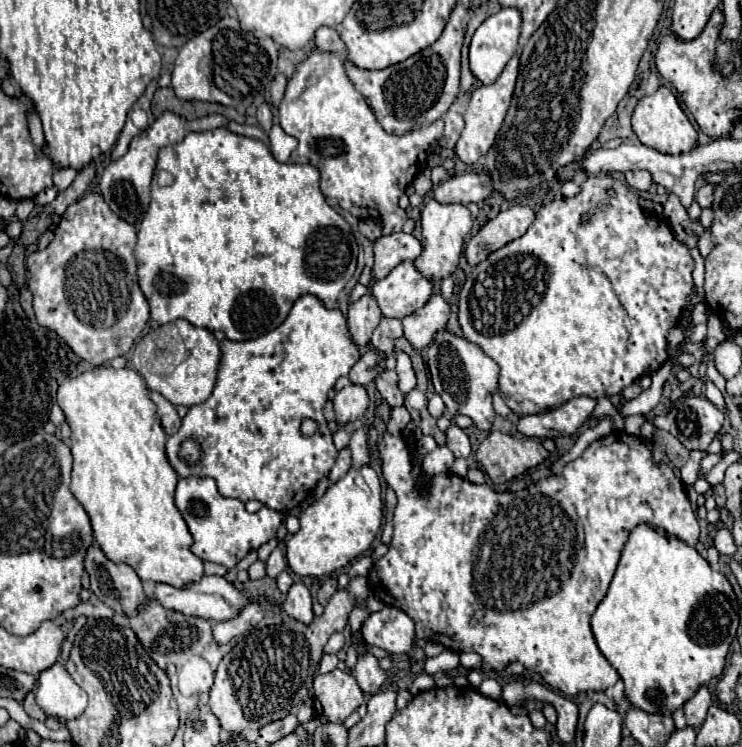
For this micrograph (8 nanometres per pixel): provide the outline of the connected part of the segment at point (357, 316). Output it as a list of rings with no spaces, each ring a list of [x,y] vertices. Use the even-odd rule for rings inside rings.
[[[371,293],[363,295],[357,303],[349,305],[349,313],[347,313],[347,327],[351,331],[351,337],[355,341],[355,345],[365,347],[371,339],[373,329],[379,325],[381,321],[381,309],[377,307],[377,301],[373,299]]]

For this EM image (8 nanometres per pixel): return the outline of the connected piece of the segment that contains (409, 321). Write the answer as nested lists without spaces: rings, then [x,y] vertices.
[[[433,293],[433,297],[419,311],[403,319],[405,339],[413,345],[413,349],[417,351],[425,349],[431,343],[433,335],[447,327],[449,313],[450,307],[447,301],[439,293]]]

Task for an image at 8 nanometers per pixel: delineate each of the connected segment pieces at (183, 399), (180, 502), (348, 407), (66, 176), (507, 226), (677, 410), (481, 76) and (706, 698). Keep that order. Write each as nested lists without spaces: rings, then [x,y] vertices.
[[[177,319],[173,323],[159,325],[141,337],[131,361],[151,391],[159,391],[173,405],[193,407],[211,395],[217,381],[219,359],[219,341],[211,331],[193,327],[191,323],[185,323],[185,319]]]
[[[201,477],[179,479],[175,491],[175,505],[181,511],[193,537],[191,551],[203,561],[213,561],[225,567],[233,567],[249,551],[255,551],[263,543],[273,539],[279,525],[285,519],[283,513],[271,511],[267,507],[261,507],[257,513],[247,513],[245,505],[239,499],[225,499],[217,491],[213,479],[201,479]]]
[[[347,385],[335,395],[333,403],[335,403],[335,419],[339,425],[343,425],[365,417],[369,409],[369,395],[363,385]]]
[[[61,167],[61,169],[55,169],[53,173],[53,183],[59,191],[63,191],[65,187],[69,187],[73,183],[73,179],[77,177],[77,169],[73,167]]]
[[[511,205],[497,217],[489,219],[467,243],[465,259],[469,265],[477,265],[487,259],[493,251],[501,249],[509,241],[521,237],[533,223],[535,211],[529,205]]]
[[[687,395],[679,399],[669,413],[655,415],[653,425],[675,435],[689,451],[705,451],[713,435],[723,427],[725,415],[705,397]]]
[[[501,9],[499,13],[491,15],[477,27],[477,31],[473,33],[471,45],[469,45],[469,67],[475,79],[479,79],[483,85],[489,85],[501,75],[507,61],[517,51],[519,29],[521,29],[521,15],[517,9]]]
[[[701,687],[693,699],[689,699],[683,707],[684,716],[687,726],[695,727],[699,729],[701,723],[705,721],[705,715],[707,715],[707,709],[711,707],[711,693],[707,687]]]

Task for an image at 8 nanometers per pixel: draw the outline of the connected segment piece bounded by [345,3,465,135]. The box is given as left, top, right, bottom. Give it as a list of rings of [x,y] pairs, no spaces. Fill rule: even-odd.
[[[457,3],[443,35],[433,45],[387,69],[379,69],[379,71],[359,69],[345,59],[345,69],[351,83],[367,99],[377,121],[387,133],[403,135],[407,131],[431,125],[455,101],[459,93],[459,67],[461,67],[459,53],[461,53],[463,33],[465,33],[463,17],[465,17],[465,9],[461,3]]]

